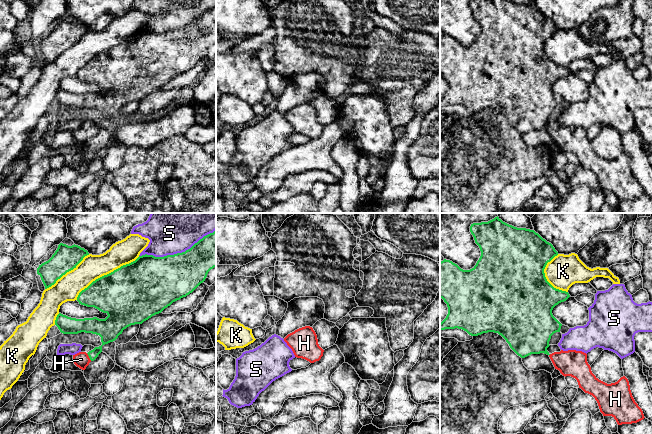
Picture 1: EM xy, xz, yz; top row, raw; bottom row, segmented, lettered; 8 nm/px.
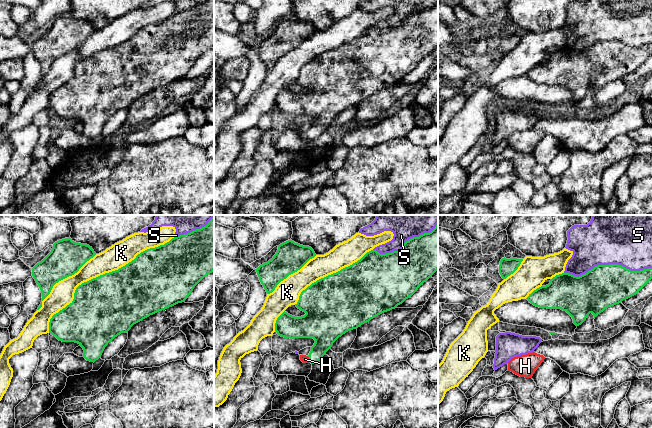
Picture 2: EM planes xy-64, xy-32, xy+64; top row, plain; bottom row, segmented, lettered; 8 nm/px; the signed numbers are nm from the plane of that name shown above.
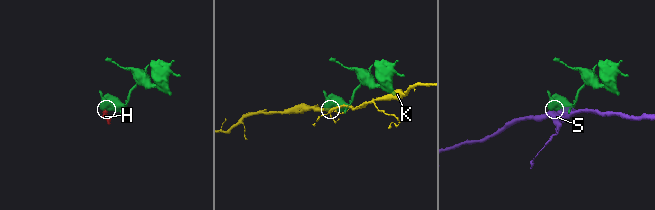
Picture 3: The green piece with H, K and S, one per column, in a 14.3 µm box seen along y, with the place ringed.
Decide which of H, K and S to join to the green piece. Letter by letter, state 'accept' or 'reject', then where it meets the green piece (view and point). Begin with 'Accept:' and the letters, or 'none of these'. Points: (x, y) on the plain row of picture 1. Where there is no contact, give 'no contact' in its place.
Accept: H
H: accept; meets green in xy at (89, 133)
K: reject; meets green in xy at (107, 50)
S: reject; meets green in xy at (177, 29)

